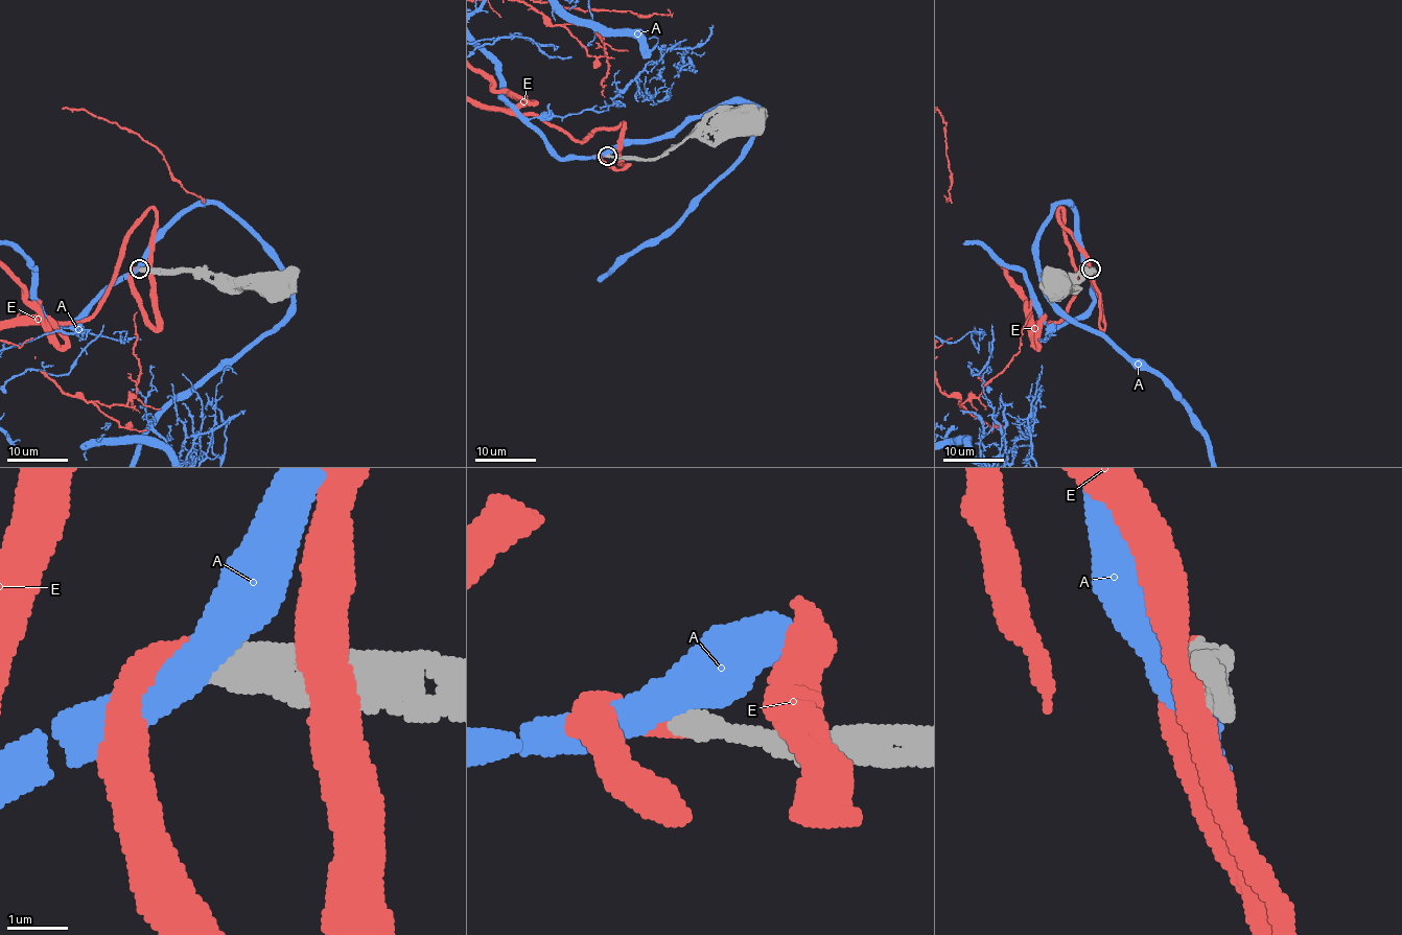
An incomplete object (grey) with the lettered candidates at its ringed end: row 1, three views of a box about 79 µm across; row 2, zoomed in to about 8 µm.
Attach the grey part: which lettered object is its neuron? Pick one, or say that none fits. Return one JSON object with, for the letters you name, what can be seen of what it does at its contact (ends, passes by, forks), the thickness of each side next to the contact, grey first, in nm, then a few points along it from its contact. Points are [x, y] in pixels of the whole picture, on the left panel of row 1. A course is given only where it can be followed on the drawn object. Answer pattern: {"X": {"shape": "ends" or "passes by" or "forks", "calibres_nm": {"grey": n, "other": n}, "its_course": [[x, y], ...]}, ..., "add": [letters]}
{"E": {"shape": "passes by", "calibres_nm": {"grey": 550, "other": 240}}, "add": ["E"]}

